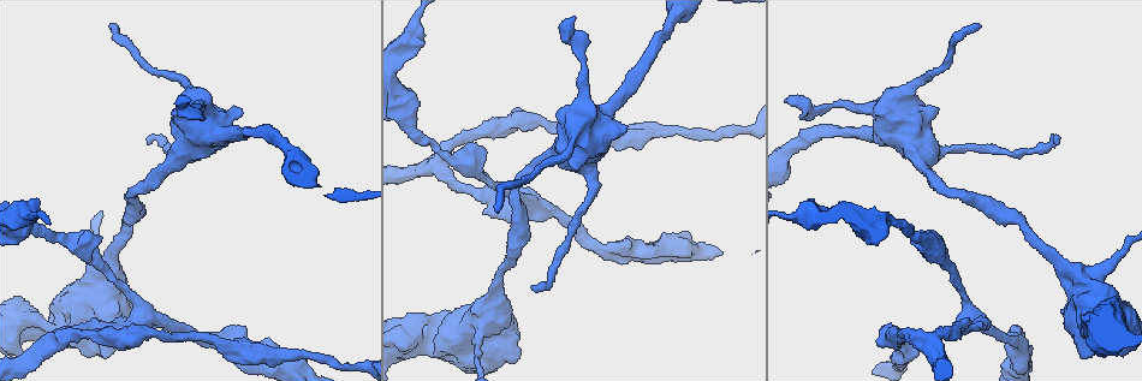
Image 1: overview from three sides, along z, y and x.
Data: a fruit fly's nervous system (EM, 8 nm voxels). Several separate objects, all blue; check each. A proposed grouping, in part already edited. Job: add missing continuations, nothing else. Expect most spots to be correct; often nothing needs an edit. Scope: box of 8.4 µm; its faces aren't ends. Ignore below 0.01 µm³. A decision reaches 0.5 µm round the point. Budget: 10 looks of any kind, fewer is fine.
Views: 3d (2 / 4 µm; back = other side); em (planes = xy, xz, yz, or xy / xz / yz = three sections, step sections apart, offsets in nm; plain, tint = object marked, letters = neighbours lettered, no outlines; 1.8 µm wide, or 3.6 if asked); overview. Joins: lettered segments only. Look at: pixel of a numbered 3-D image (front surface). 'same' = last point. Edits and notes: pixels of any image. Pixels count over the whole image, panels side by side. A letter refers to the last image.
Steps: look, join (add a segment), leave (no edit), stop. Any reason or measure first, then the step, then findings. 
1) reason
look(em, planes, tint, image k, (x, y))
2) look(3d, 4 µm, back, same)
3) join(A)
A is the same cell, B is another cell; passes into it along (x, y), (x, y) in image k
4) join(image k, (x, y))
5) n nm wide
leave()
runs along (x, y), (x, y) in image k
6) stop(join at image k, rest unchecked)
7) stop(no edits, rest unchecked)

calibre changes
look(3d, 4 µm, image 1, (1096, 278))

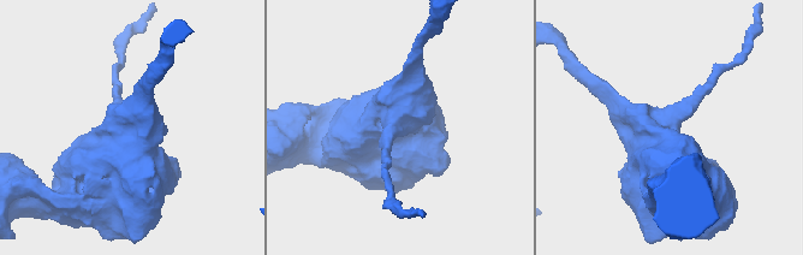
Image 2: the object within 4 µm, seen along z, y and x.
look(em, 3.6 µm, planes, letters, image 2, (124, 127))

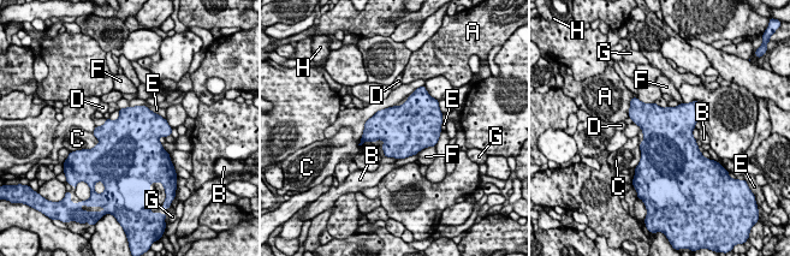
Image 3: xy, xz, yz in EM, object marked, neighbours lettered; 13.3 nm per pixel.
leave()
A, B, C, D, E, F, G and H are other cells; border along (91, 132), (97, 143), (89, 149) in image 3; no lettered segment goes on from it

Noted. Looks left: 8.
look(em, xz, step 8, tint, image 1, (525, 202))

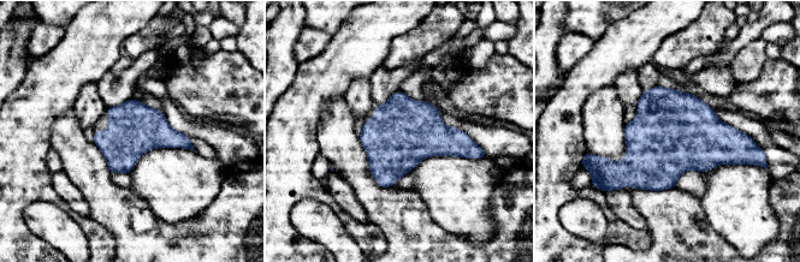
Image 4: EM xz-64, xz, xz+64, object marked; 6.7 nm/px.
another direction
look(em, planes, letters, same)

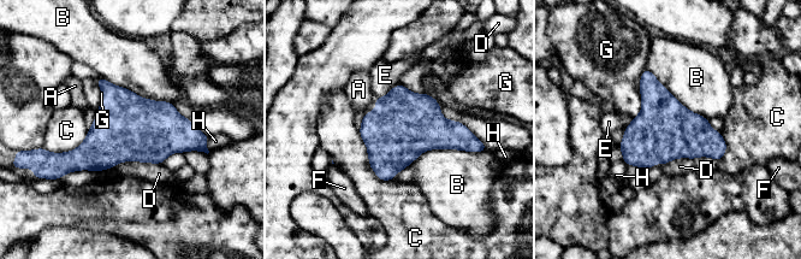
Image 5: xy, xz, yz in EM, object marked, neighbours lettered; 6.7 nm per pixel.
B touches over 550 nm
leave()
A, B, C, D, E, F, G and H are other cells; no lettered segment goes on from it

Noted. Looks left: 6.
arms part here
look(em, planes, letters, image 1, (464, 166))

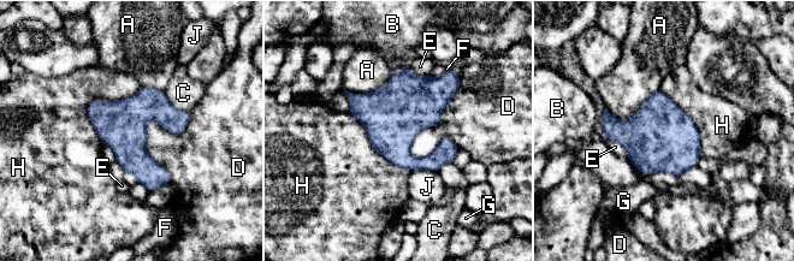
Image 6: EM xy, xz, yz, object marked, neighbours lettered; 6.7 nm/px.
leave()
A, B, C, D, E, F, G, H and J are other cells; border along (458, 77), (414, 156) in image 6; no lettered segment goes on from it

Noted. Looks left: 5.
touches itself
look(em, 3.6 µm, planes, letters, image 1, (413, 334))

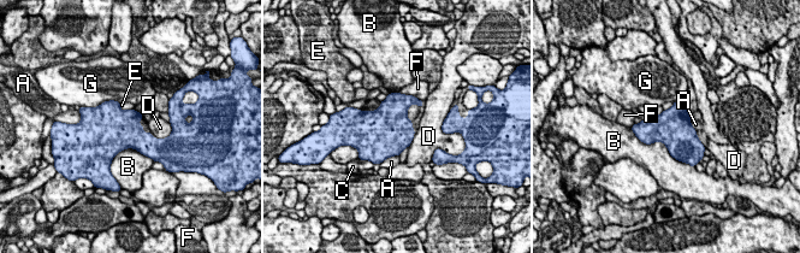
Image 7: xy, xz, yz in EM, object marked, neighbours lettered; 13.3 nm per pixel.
leave()
A, B, C, D, E, F and G are other cells; border along (630, 129), (688, 164) in image 7; none of them fits

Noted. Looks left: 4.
stop(no edits, rest unchecked)

